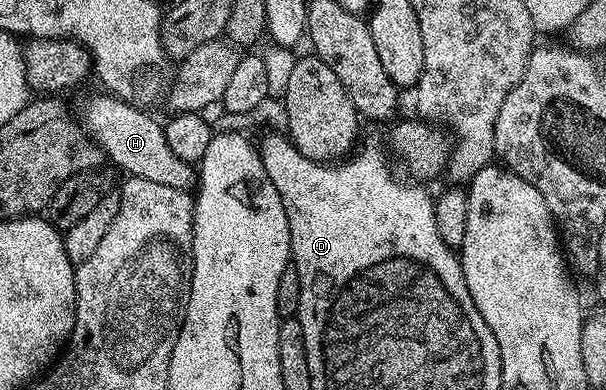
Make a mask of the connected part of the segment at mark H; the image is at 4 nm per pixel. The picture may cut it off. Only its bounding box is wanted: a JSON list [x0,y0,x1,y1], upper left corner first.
[79,92,199,192]

